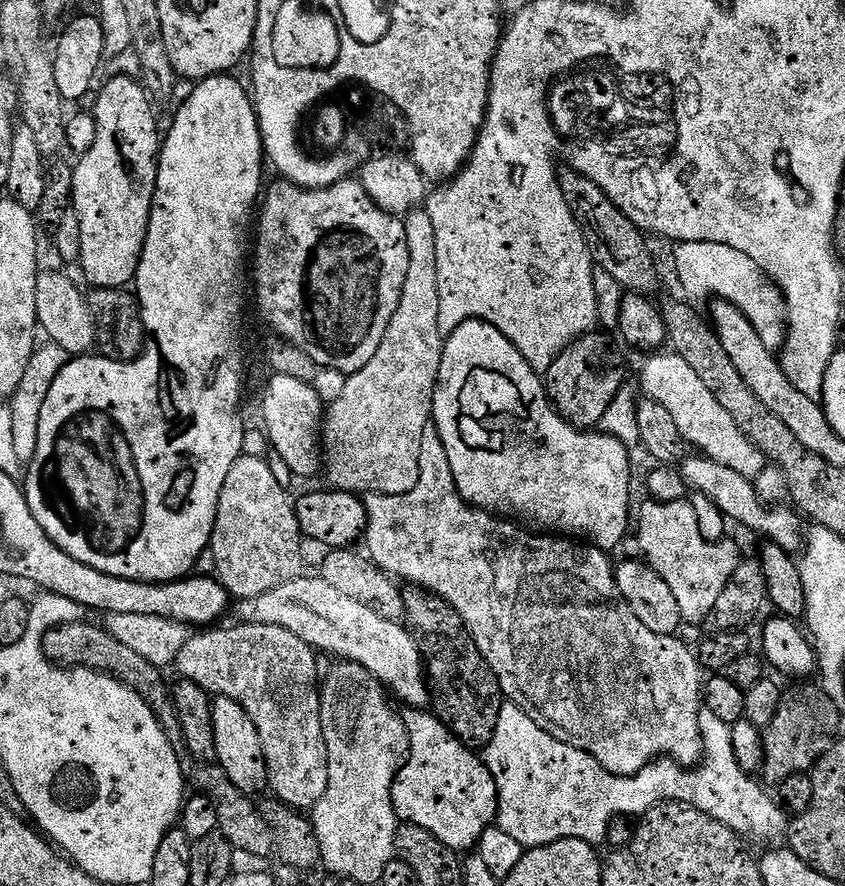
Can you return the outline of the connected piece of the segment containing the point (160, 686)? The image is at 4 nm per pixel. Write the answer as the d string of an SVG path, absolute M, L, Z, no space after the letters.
M89 622L63 624L60 628L51 628L44 636L44 656L57 666L66 668L91 668L105 672L116 680L121 680L128 688L133 688L152 708L152 713L160 719L160 725L172 742L180 740L180 719L176 717L176 708L172 704L169 685L164 685L161 669L148 664L146 658L134 654L130 646L122 646L103 627L95 628Z

